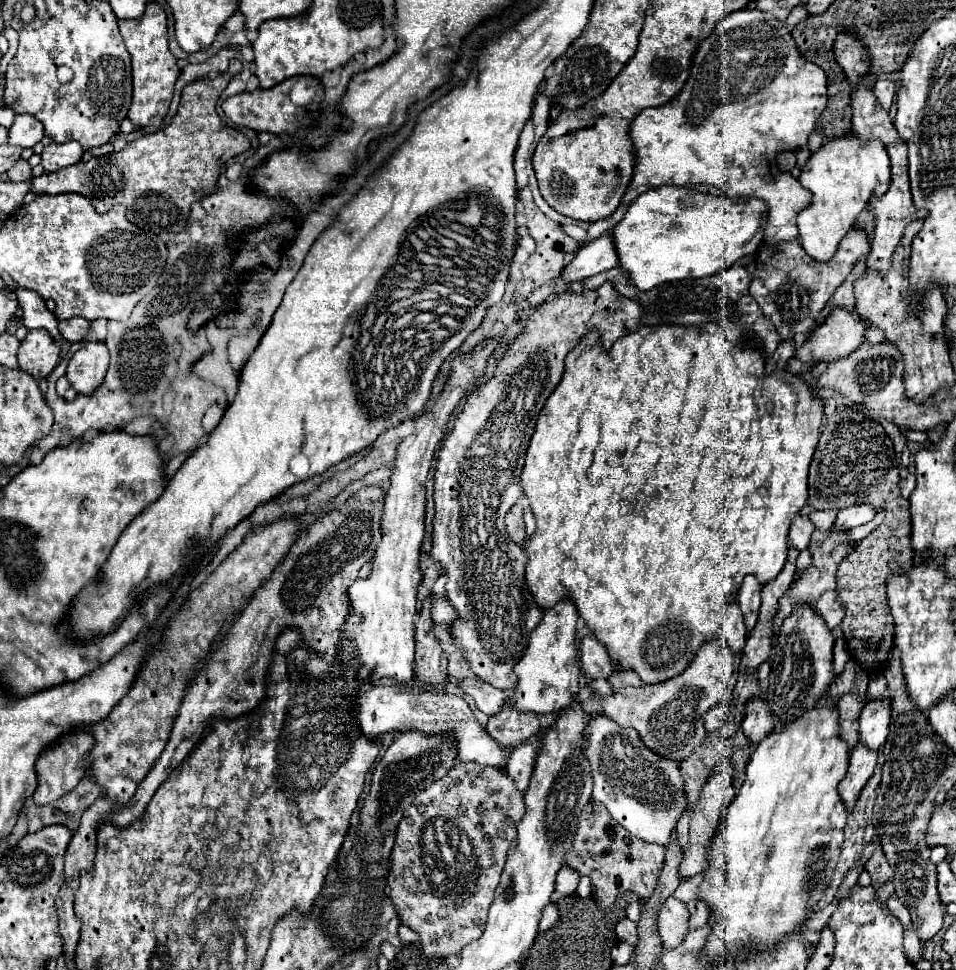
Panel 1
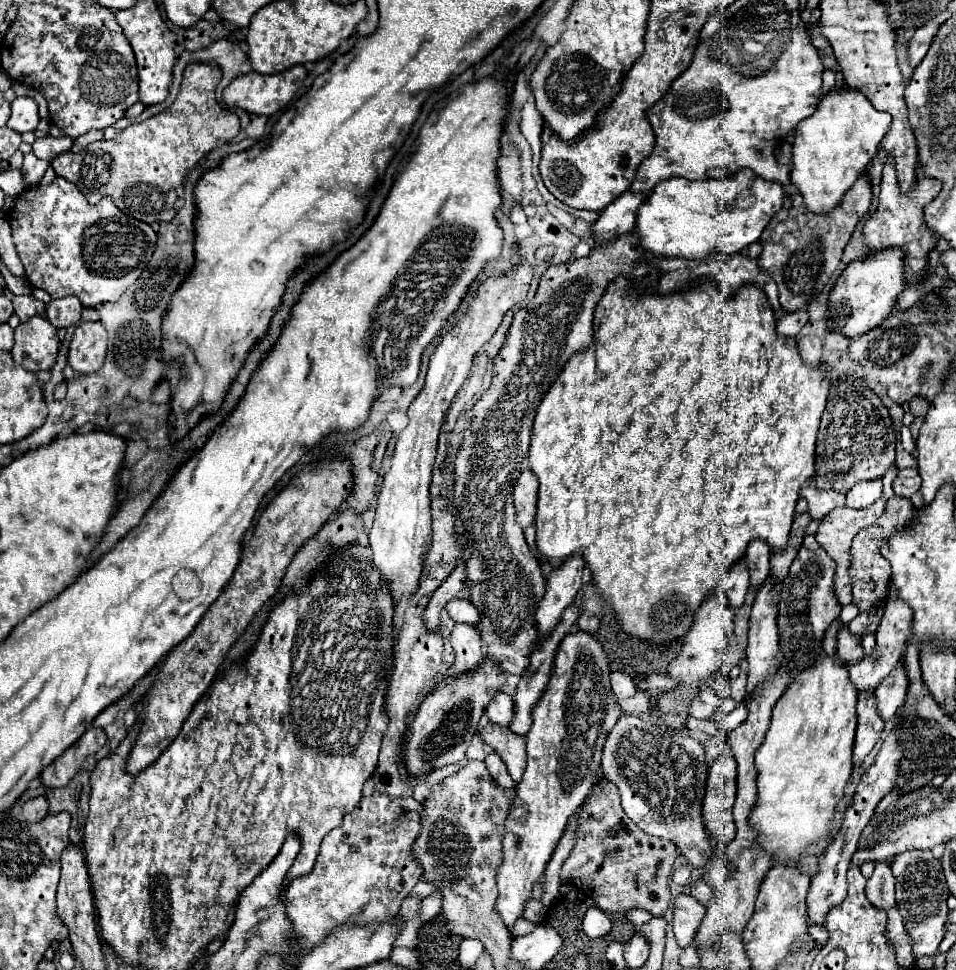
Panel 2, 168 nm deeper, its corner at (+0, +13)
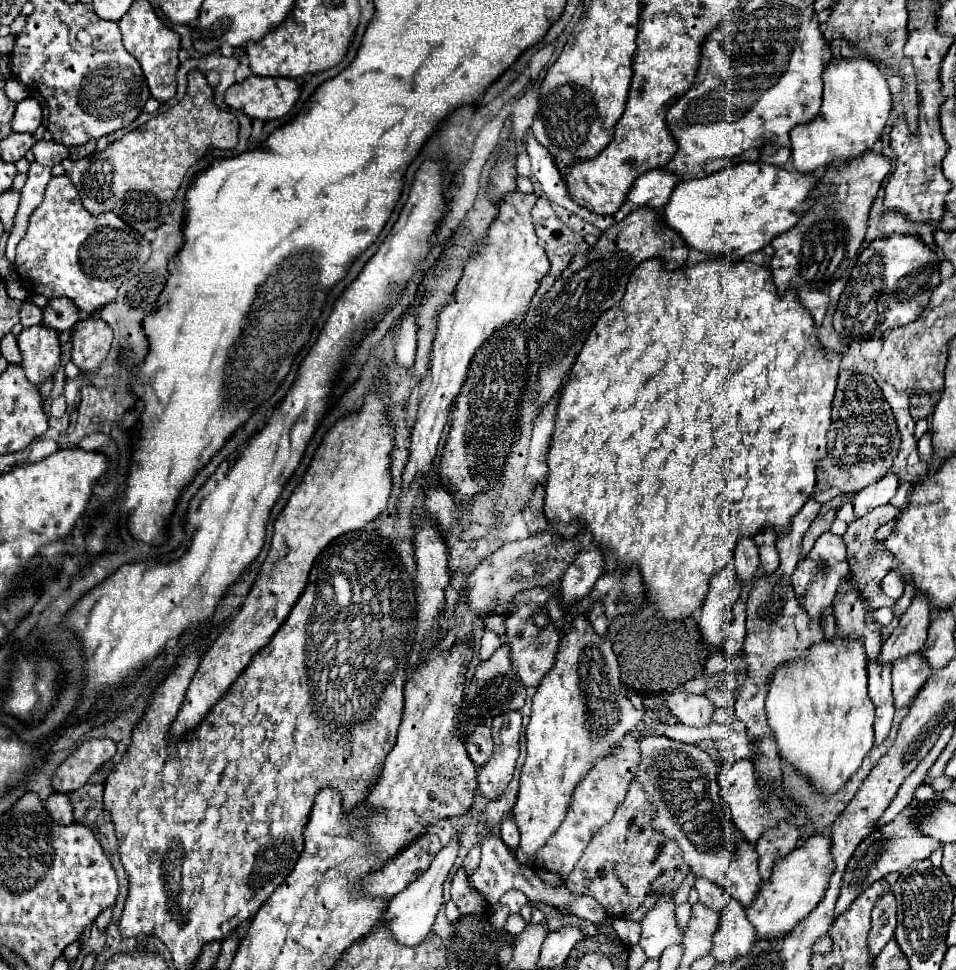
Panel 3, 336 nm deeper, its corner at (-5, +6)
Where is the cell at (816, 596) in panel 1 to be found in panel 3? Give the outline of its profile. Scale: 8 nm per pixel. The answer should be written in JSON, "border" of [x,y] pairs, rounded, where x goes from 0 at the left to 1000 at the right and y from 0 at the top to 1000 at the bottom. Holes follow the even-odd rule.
{"border":[[[932,519],[919,522],[910,529],[894,535],[892,539],[888,539],[882,558],[886,562],[886,578],[888,578],[888,589],[890,589],[890,601],[892,607],[899,611],[899,615],[903,618],[905,626],[909,626],[911,630],[919,628],[919,626],[930,626],[937,619],[930,618],[924,609],[922,609],[922,597],[932,589],[932,574],[928,574],[928,568],[924,566],[924,562],[913,562],[913,552],[917,547],[919,541],[924,541],[930,535],[936,535],[940,531],[940,525],[936,525]]]}

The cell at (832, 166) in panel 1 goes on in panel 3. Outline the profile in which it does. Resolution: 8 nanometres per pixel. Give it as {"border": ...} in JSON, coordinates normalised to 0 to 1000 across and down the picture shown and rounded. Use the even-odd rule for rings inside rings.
{"border":[[[903,61],[869,63],[865,67],[865,75],[861,75],[861,86],[863,86],[861,108],[859,108],[857,121],[853,125],[848,125],[848,129],[838,129],[836,133],[827,135],[829,172],[840,180],[842,178],[855,178],[857,174],[871,170],[871,166],[886,168],[886,166],[911,156],[915,145],[922,143],[924,133],[926,133],[928,123],[930,123],[930,116],[932,116],[932,96],[930,96],[928,81],[917,67],[911,67],[911,63],[903,63]]]}

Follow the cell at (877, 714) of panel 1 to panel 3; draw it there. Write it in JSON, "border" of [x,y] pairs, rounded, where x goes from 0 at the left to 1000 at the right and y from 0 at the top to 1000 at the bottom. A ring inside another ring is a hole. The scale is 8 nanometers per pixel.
{"border":[[[955,675],[947,677],[945,681],[936,681],[934,690],[934,719],[936,719],[936,731],[951,729],[961,714],[963,706],[972,700],[970,686],[965,686],[965,677]]]}

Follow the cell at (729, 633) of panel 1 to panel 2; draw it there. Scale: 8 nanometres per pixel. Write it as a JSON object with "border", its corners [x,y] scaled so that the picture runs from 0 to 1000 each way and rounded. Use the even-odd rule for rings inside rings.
{"border":[[[772,577],[772,581],[768,581],[762,592],[757,594],[755,600],[755,610],[764,616],[766,629],[772,629],[778,623],[778,614],[782,610],[785,604],[785,588],[780,588],[780,577]]]}

